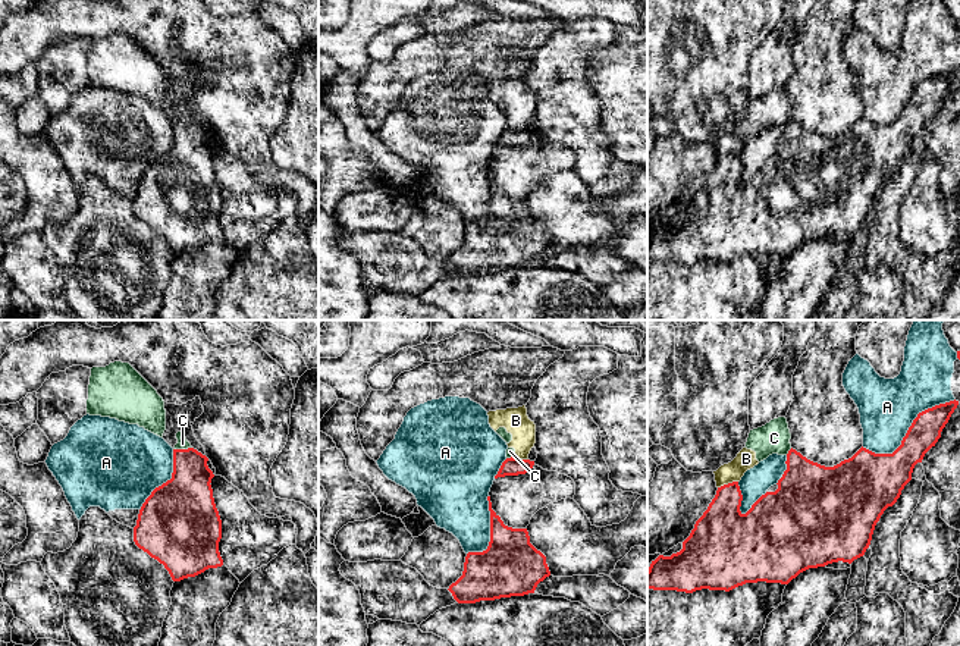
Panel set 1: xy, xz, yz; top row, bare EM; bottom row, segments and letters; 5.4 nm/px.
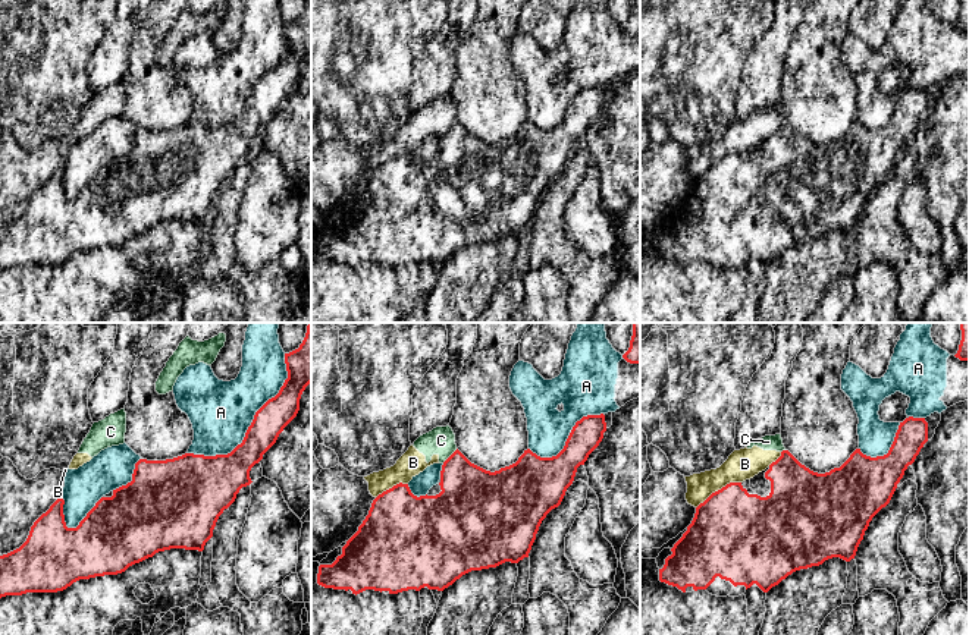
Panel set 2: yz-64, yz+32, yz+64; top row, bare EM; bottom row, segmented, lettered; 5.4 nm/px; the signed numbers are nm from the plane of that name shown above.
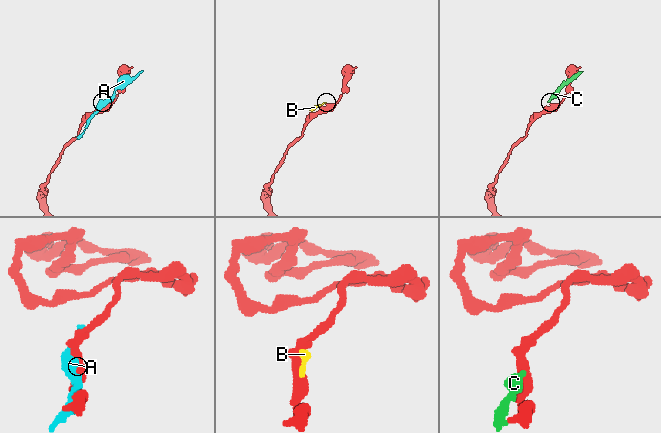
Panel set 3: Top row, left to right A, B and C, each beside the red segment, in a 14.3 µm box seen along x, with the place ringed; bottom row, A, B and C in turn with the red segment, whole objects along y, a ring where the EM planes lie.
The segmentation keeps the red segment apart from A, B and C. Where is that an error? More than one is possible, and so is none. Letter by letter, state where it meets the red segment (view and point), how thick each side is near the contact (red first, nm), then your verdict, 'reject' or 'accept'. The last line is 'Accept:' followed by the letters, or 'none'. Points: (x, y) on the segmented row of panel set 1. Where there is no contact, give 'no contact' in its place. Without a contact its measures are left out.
A: yz (907, 430) | 200/320 nm | reject
B: yz (728, 483) | 260/110 nm | reject
C: xy (182, 449) | 260/60 nm | reject
Accept: none

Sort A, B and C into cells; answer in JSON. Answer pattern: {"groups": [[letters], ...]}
{"groups": [["A"], ["B", "C"]]}

